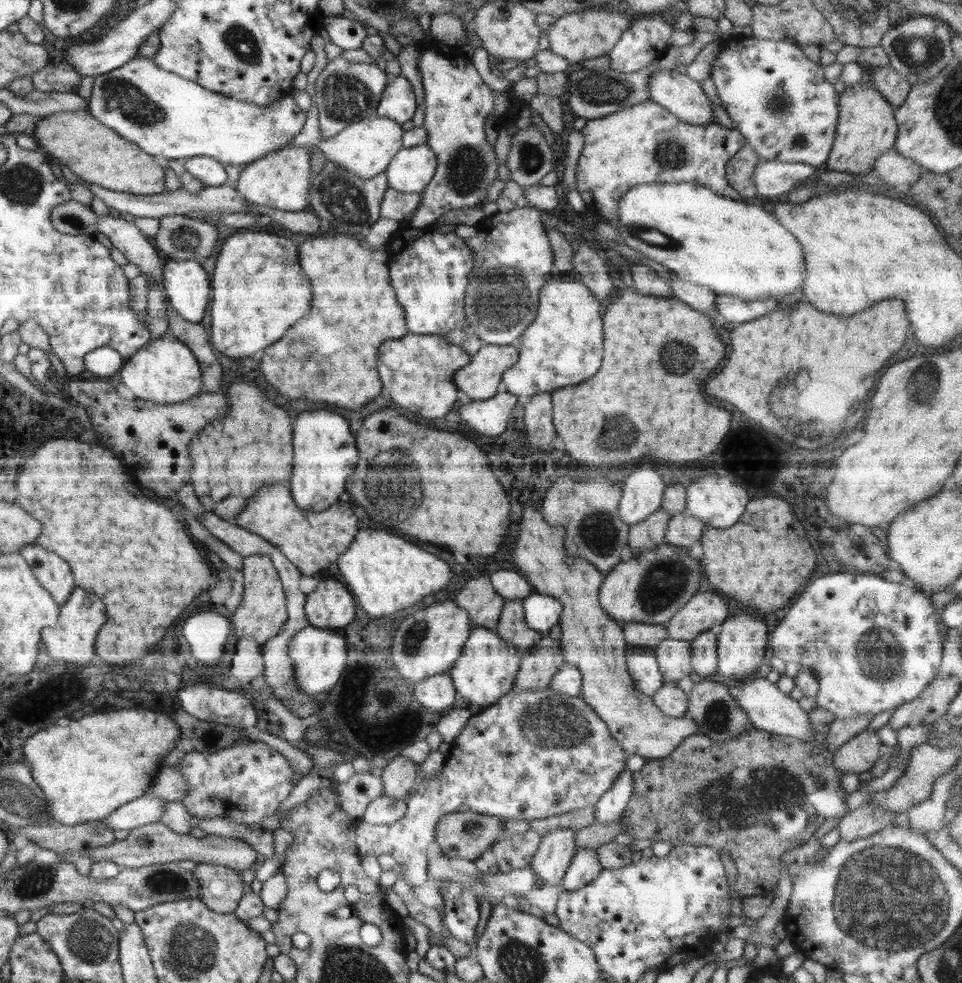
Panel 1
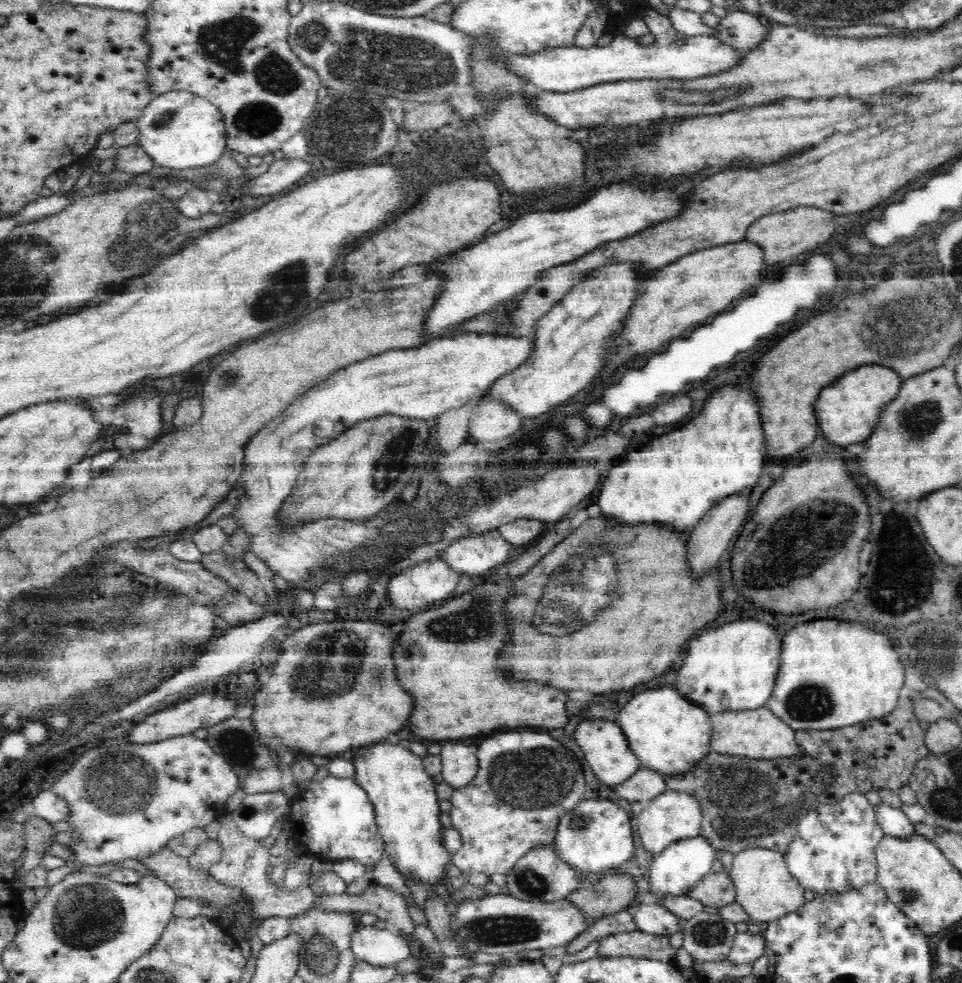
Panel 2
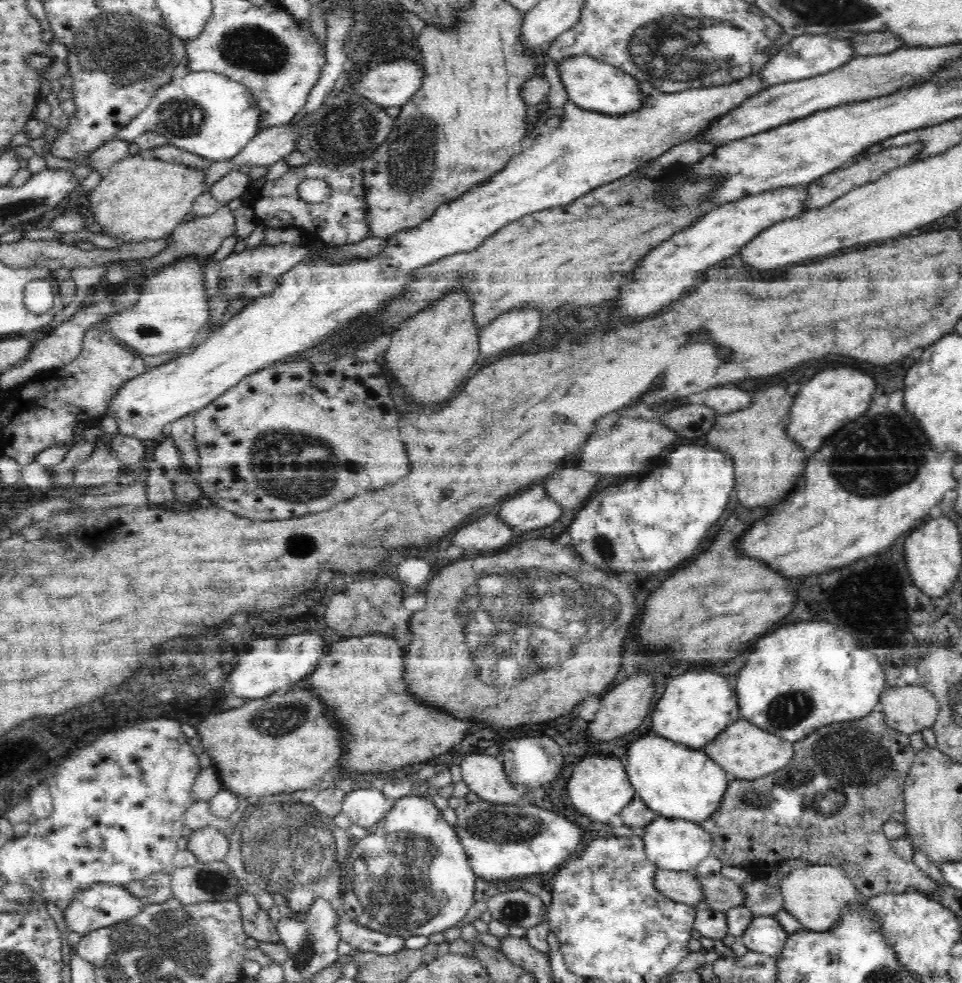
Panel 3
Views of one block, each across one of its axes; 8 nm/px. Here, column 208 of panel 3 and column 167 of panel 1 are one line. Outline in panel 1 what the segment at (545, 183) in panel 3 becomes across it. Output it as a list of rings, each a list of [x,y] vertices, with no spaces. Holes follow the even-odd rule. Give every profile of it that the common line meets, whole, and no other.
[[[172,334],[158,337],[141,347],[136,354],[128,358],[119,370],[117,381],[130,388],[136,399],[174,404],[192,400],[203,390],[201,368],[194,353]]]

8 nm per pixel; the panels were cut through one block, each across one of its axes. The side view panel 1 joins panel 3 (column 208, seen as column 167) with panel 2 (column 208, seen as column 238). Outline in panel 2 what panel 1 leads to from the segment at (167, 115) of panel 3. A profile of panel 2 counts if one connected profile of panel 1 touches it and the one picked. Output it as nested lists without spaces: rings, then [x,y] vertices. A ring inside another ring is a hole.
[[[168,91],[155,95],[136,122],[139,130],[137,144],[160,168],[176,170],[206,166],[216,162],[228,150],[220,109],[192,92]]]

